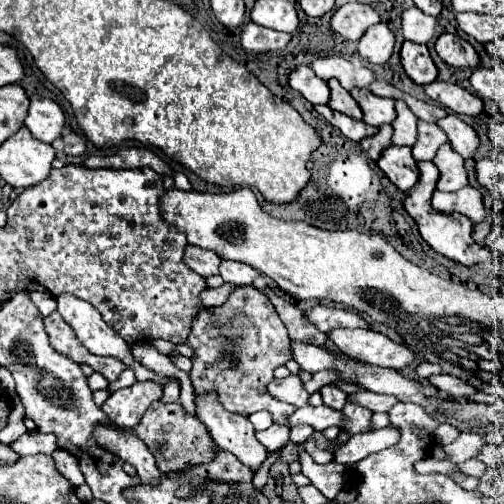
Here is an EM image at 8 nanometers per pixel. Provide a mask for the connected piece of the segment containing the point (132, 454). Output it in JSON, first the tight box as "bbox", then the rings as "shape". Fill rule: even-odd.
{"bbox":[93,426,161,484],"shape":[[[95,426],[93,440],[103,450],[109,450],[111,454],[117,454],[121,460],[135,466],[139,478],[143,484],[157,484],[161,480],[161,472],[155,466],[155,458],[151,456],[145,442],[141,442],[133,430],[121,430],[113,426]]]}

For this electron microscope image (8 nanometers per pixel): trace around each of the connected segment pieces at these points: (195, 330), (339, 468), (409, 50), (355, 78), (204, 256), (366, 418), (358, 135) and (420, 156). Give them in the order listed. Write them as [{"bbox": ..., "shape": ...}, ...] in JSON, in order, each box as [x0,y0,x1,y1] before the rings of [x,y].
[{"bbox":[185,284,295,426],"shape":[[[253,284],[235,286],[225,304],[203,308],[201,314],[193,318],[191,334],[185,344],[193,350],[189,378],[195,392],[217,394],[225,410],[241,416],[267,410],[273,414],[275,424],[289,426],[289,416],[295,408],[271,398],[267,384],[273,380],[273,370],[293,358],[291,340],[273,304],[259,288]]]},{"bbox":[299,450,353,498],"shape":[[[299,450],[299,462],[301,462],[301,472],[311,480],[311,484],[315,488],[321,490],[321,494],[325,498],[335,498],[347,476],[349,476],[349,470],[353,468],[353,464],[349,466],[343,466],[343,464],[337,464],[337,462],[331,462],[331,464],[325,464],[325,466],[319,466],[313,462],[311,454],[307,454],[305,450]]]},{"bbox":[401,42,437,84],"shape":[[[405,42],[401,48],[401,64],[415,84],[431,84],[437,80],[437,66],[433,64],[427,46]]]},{"bbox":[311,56,375,90],"shape":[[[325,56],[325,58],[315,58],[311,62],[313,72],[323,78],[337,78],[345,90],[353,88],[369,88],[371,82],[375,80],[375,72],[361,62],[349,62],[339,56]]]},{"bbox":[183,246,221,278],"shape":[[[185,246],[185,254],[183,254],[183,262],[195,270],[199,276],[207,278],[213,274],[219,274],[219,262],[221,258],[211,252],[211,250],[203,250],[199,246]]]},{"bbox":[343,402,371,434],"shape":[[[347,402],[345,408],[343,408],[343,414],[347,418],[343,428],[349,430],[351,434],[369,430],[369,426],[371,426],[371,410],[365,410],[363,406],[353,406],[353,402]]]},{"bbox":[315,106,377,142],"shape":[[[315,106],[315,110],[317,110],[321,116],[325,116],[325,120],[327,120],[329,124],[333,124],[335,128],[339,128],[341,134],[345,134],[345,136],[347,136],[349,140],[353,140],[353,142],[361,142],[363,138],[369,138],[369,136],[377,134],[377,128],[375,128],[375,126],[369,126],[369,124],[365,124],[365,122],[353,120],[353,118],[341,114],[341,112],[331,110],[329,106]]]},{"bbox":[413,122,445,162],"shape":[[[419,122],[419,138],[413,146],[413,158],[417,162],[421,160],[431,160],[433,154],[437,154],[439,146],[445,144],[445,132],[437,126],[437,124],[429,124],[429,122]]]}]

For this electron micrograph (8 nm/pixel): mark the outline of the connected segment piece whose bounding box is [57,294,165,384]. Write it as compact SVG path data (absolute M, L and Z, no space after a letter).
M59 294L59 296L57 296L57 310L59 310L59 314L63 316L63 320L73 328L75 336L79 338L79 342L81 342L89 352L93 352L93 354L97 354L97 356L115 356L115 358L119 358L121 362L125 362L127 366L131 366L131 368L135 370L137 380L153 380L153 382L165 384L165 376L157 376L157 374L149 372L147 368L143 368L143 366L133 358L129 344L125 344L125 340L123 340L115 330L111 330L111 328L103 322L103 318L101 318L101 314L97 312L97 308L93 308L89 302L81 300L81 298L77 300L77 298L73 298L73 294Z

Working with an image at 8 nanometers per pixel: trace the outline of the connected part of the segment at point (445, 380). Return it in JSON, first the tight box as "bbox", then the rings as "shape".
{"bbox":[427,374,477,400],"shape":[[[449,374],[429,376],[427,380],[429,380],[443,396],[447,396],[447,398],[457,398],[457,400],[461,400],[461,398],[467,398],[467,396],[471,396],[471,394],[477,392],[477,390],[475,390],[473,386],[469,386],[467,382],[463,382],[463,380],[459,380],[459,378],[453,378],[453,376],[449,376]]]}

